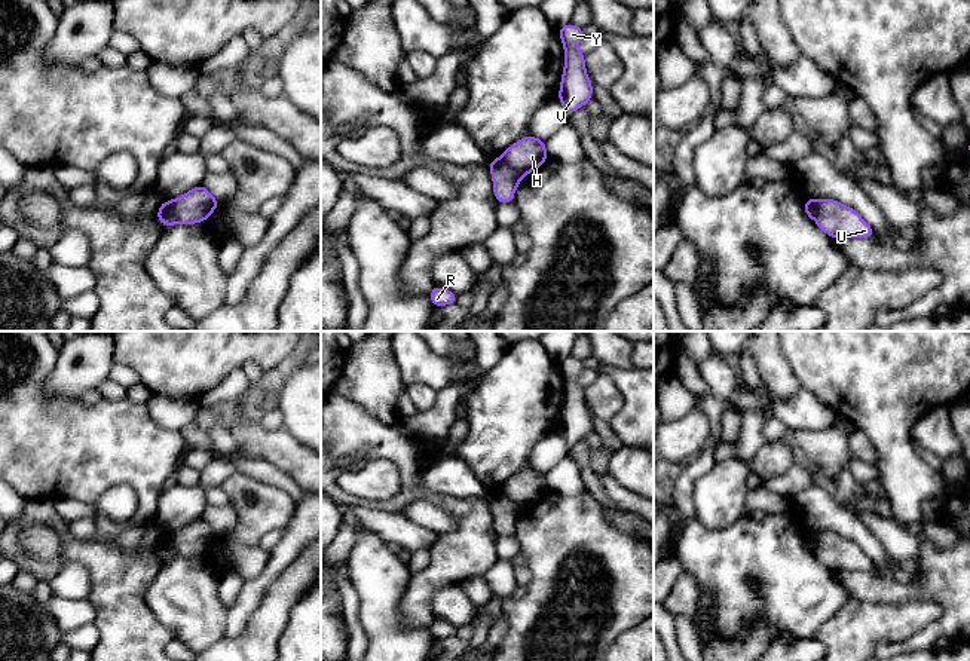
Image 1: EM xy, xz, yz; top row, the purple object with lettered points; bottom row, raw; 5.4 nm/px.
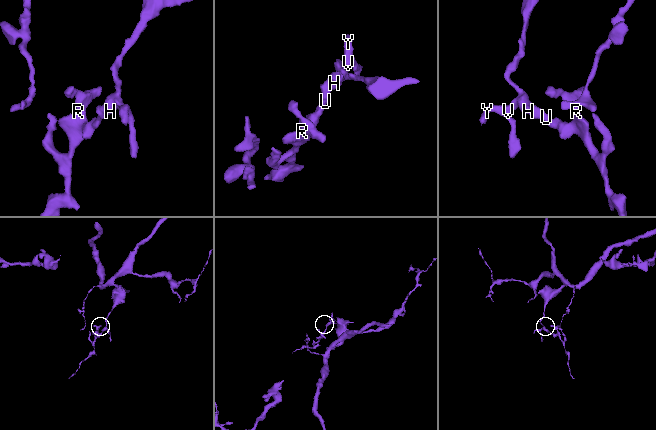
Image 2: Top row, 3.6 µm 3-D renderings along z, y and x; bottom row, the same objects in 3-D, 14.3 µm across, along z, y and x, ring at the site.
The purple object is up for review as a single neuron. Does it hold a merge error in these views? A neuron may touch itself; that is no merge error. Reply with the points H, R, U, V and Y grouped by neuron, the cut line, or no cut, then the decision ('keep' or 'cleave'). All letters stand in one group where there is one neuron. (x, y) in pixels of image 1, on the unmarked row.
H V Y / R U | xy (170, 533), (171, 542), (180, 554) | cleave

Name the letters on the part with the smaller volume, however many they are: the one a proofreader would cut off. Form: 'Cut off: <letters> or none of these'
Cut off: R, U

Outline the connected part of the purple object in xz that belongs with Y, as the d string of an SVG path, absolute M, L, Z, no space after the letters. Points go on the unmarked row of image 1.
M569 355L559 359L559 367L564 379L564 401L557 432L570 449L593 432L593 414L585 404L585 388L578 383L582 359Z

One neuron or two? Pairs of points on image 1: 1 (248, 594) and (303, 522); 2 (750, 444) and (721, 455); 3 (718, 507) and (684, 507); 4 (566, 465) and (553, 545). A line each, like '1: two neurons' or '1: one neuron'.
1: one neuron
2: one neuron
3: two neurons
4: two neurons

